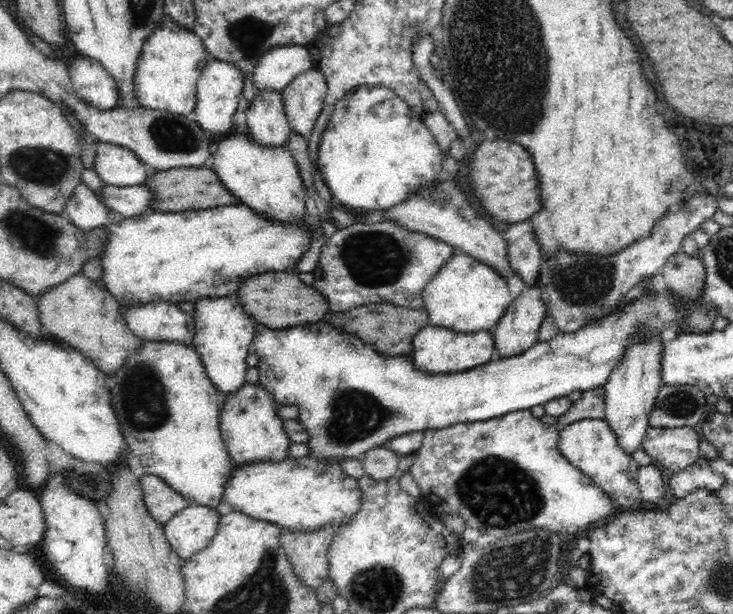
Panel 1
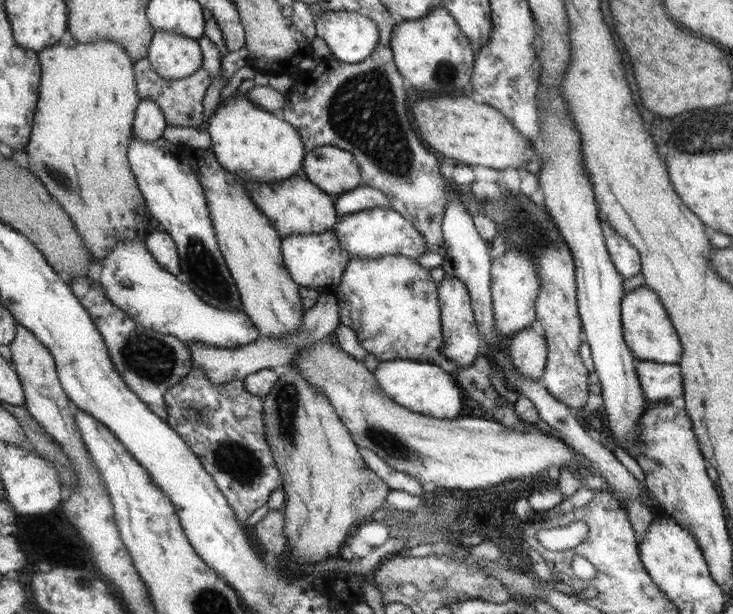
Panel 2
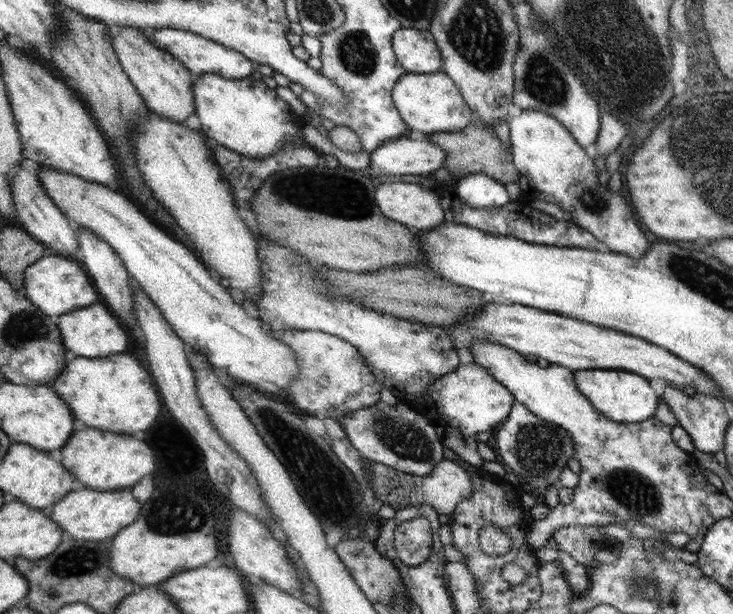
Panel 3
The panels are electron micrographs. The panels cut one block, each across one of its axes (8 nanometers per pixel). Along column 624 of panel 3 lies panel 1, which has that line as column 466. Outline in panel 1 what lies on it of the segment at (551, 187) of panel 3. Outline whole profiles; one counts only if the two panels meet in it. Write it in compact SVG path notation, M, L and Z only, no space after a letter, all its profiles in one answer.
M436 182L434 186L420 185L406 200L386 208L386 212L380 212L380 216L388 220L388 223L402 227L402 230L423 233L449 244L457 252L485 261L505 278L516 276L514 269L510 267L507 242L502 238L501 232L492 228L486 218L478 218L466 194L458 186L454 186L454 182Z

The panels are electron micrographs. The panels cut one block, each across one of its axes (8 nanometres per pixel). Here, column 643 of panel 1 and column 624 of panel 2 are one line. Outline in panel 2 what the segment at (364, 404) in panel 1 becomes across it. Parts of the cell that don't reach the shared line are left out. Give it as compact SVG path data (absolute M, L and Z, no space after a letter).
M642 285L626 293L622 299L622 321L625 323L625 338L639 360L658 361L660 364L680 364L684 346L677 329L669 317L660 296L648 286Z

